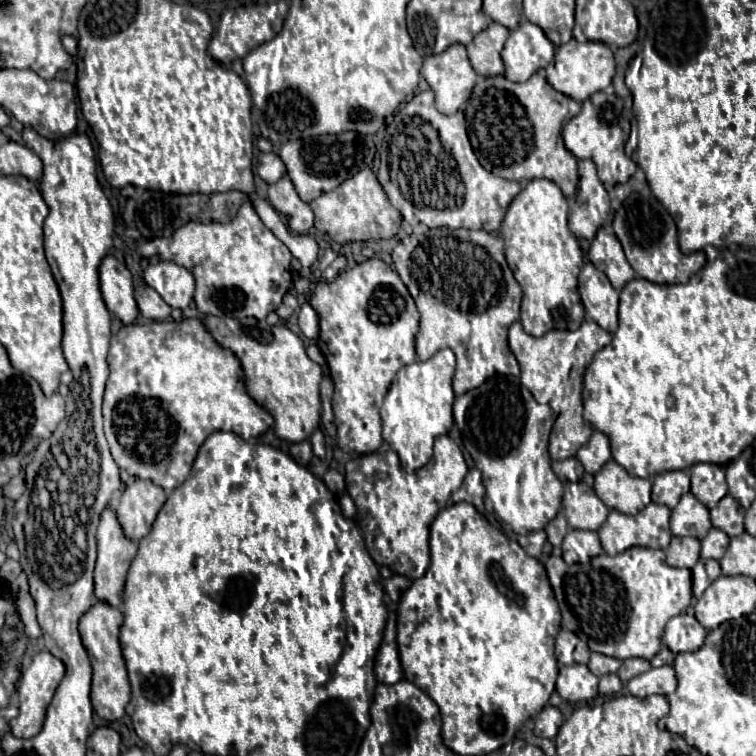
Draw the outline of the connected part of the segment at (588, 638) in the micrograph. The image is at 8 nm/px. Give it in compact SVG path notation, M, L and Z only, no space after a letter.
M630 548L618 556L606 556L606 554L596 556L590 562L588 572L578 572L576 568L570 566L564 576L564 596L568 610L576 618L576 634L588 644L592 652L616 656L618 660L626 660L634 656L650 660L660 652L664 622L684 612L691 605L692 574L688 568L668 566L662 550Z

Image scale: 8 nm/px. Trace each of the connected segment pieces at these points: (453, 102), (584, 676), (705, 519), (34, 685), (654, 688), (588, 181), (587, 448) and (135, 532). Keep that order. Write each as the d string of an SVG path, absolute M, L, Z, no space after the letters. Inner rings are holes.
M462 44L450 46L440 56L424 58L420 70L428 86L436 94L436 108L444 114L456 114L468 102L476 84L476 72L468 62Z
M584 664L560 666L556 692L568 702L592 700L598 696L598 678Z
M690 492L684 494L678 506L672 510L670 528L674 536L692 536L702 540L712 528L708 508L702 502L698 502L696 496L692 496Z
M42 650L38 654L34 654L32 662L26 666L24 670L24 678L18 686L18 708L20 708L20 714L10 720L10 732L16 736L16 738L32 738L36 736L40 730L42 730L42 722L46 718L46 708L56 692L56 686L60 684L64 676L64 664L52 656L48 650Z
M660 666L650 668L648 672L632 678L628 684L628 690L636 698L646 698L652 694L672 694L676 690L676 674L672 666Z
M578 160L578 174L580 182L569 206L568 226L576 238L592 240L608 219L610 198L592 160Z
M594 432L592 438L590 438L590 442L584 444L578 450L576 458L580 460L580 464L584 466L586 472L590 472L590 474L600 472L600 468L612 458L608 436L604 436L602 432Z
M136 480L134 484L126 486L116 506L116 516L124 536L128 536L132 542L140 542L150 532L156 514L164 506L164 500L164 490L150 480Z

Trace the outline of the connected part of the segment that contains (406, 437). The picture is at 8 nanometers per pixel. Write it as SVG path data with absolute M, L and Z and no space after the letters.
M450 348L440 350L426 362L414 362L396 374L384 404L380 408L382 416L382 436L390 448L400 456L402 468L406 472L414 472L422 468L432 458L432 444L438 436L448 434L454 418L452 418L452 376L456 368L456 358Z

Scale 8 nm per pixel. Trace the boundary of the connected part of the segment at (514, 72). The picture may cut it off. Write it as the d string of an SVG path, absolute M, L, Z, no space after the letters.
M522 20L520 26L510 32L500 56L506 68L504 76L512 82L524 82L552 62L554 46L538 26Z

